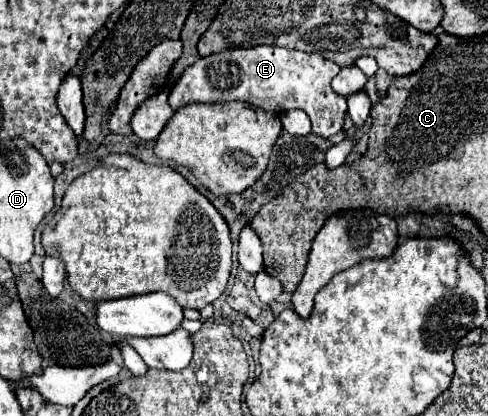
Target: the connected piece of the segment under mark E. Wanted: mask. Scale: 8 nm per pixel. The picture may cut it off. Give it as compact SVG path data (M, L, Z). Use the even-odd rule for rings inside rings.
M268 45L250 49L228 49L208 57L200 57L194 65L190 65L170 91L168 103L174 111L188 103L222 101L242 101L272 113L302 109L310 117L312 133L328 139L342 129L346 115L346 99L336 95L330 87L330 79L336 77L338 71L340 67L334 61L318 53L304 53L298 49Z

